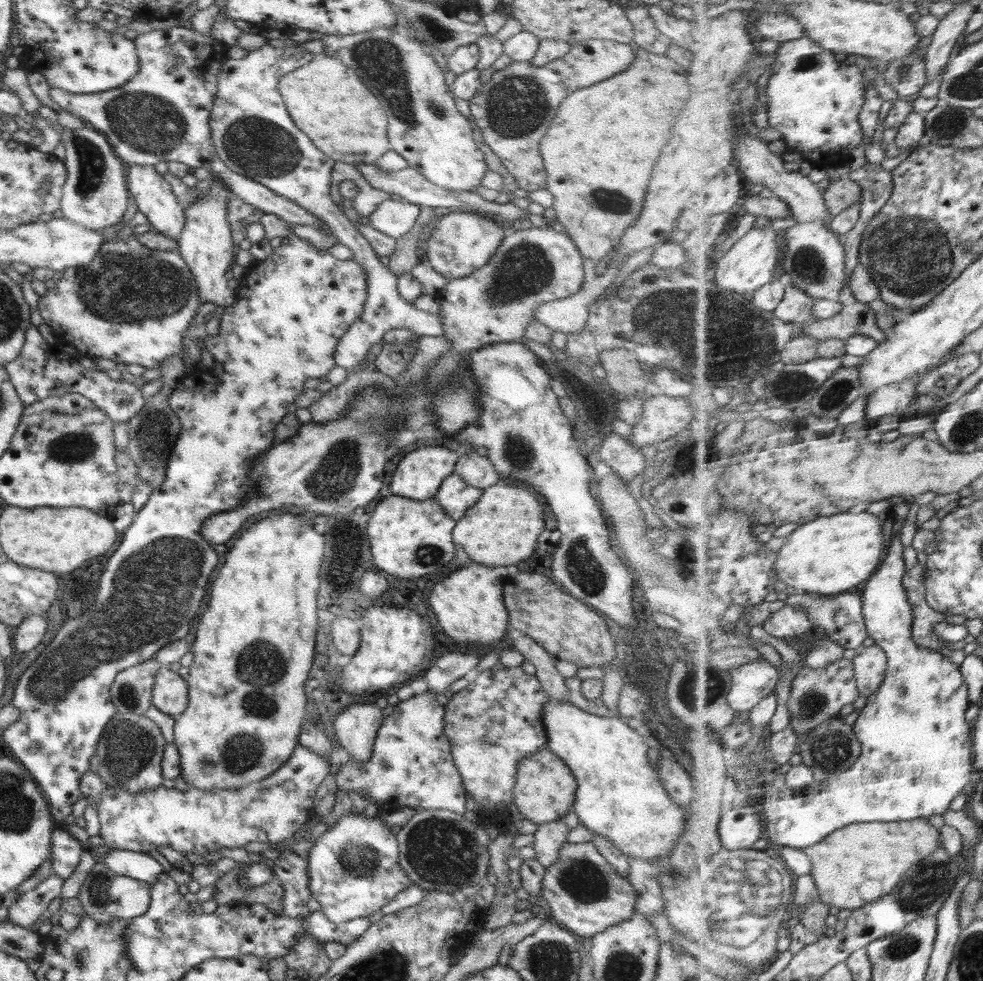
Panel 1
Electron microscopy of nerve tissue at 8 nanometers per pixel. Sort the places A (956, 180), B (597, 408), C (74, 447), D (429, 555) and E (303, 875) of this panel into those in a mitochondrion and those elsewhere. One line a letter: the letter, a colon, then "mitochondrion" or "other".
A: other
B: other
C: mitochondrion
D: mitochondrion
E: other

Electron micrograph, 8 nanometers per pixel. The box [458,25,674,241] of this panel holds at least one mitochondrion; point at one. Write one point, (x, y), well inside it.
(515, 108)

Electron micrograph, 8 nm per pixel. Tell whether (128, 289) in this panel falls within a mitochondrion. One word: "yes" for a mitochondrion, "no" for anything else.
yes

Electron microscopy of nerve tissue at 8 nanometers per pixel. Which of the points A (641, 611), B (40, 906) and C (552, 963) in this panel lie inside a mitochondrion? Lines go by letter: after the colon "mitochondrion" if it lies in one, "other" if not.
A: other
B: other
C: mitochondrion

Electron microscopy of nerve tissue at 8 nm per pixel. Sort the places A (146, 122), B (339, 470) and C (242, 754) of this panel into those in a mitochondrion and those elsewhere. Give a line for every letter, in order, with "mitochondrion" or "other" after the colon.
A: mitochondrion
B: mitochondrion
C: mitochondrion

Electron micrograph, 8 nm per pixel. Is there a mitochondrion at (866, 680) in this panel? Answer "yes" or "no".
no

